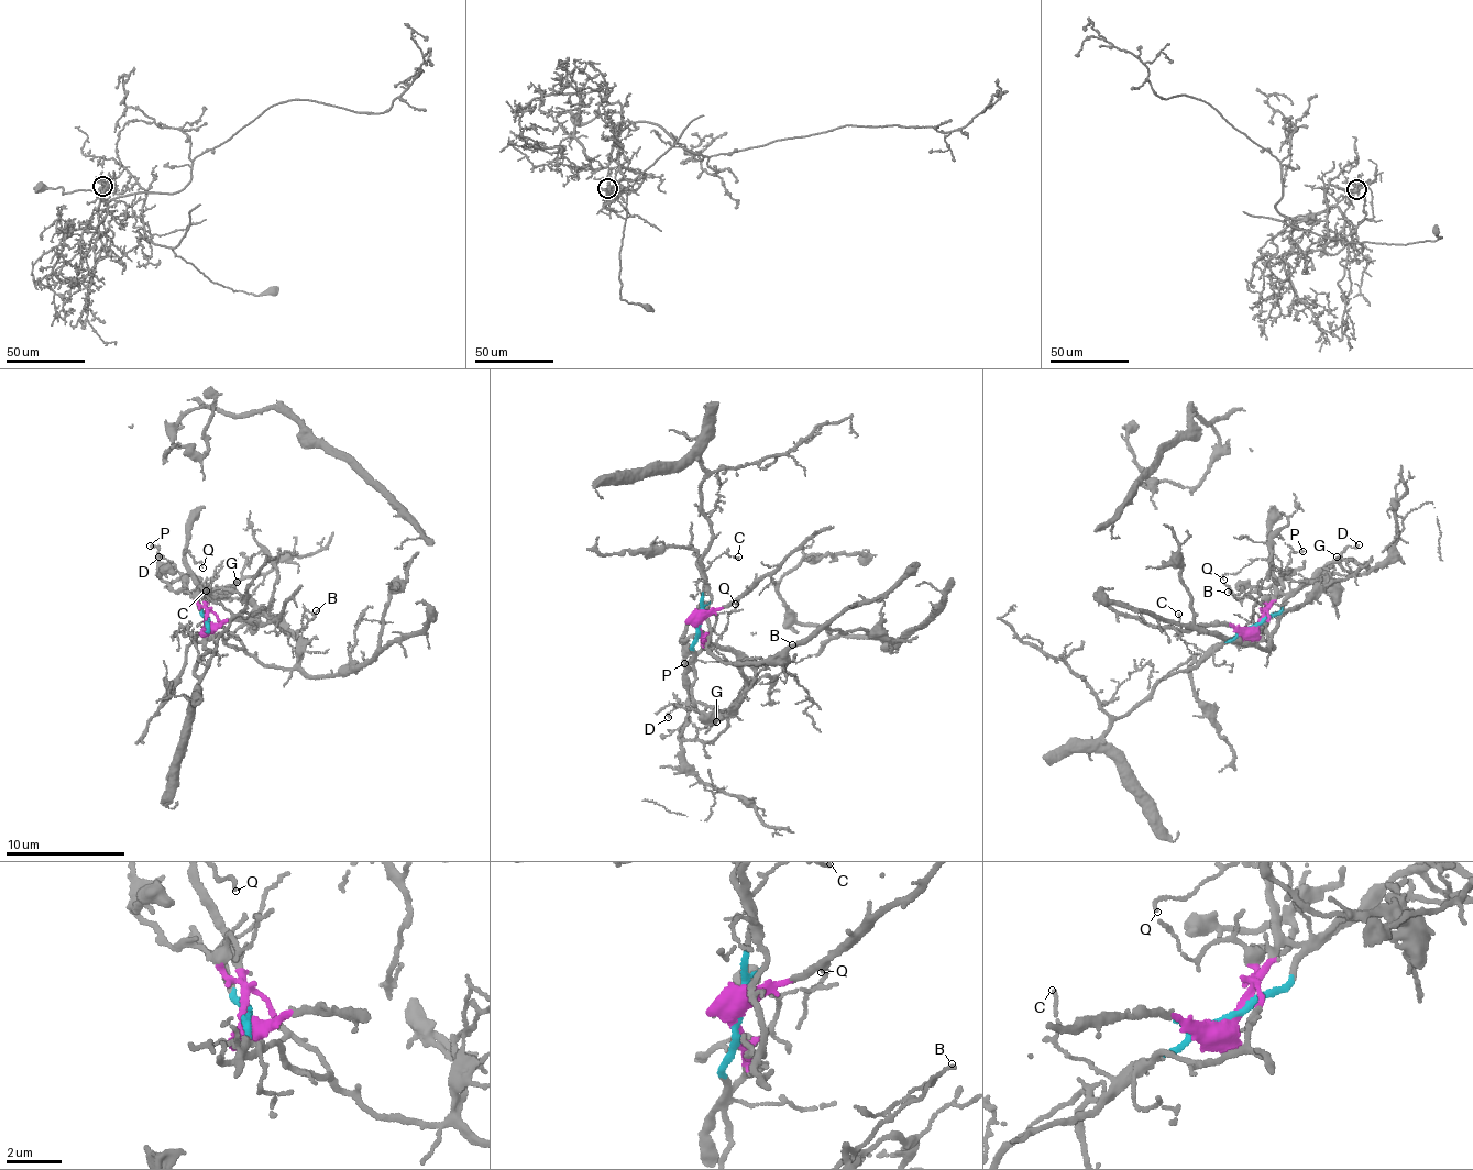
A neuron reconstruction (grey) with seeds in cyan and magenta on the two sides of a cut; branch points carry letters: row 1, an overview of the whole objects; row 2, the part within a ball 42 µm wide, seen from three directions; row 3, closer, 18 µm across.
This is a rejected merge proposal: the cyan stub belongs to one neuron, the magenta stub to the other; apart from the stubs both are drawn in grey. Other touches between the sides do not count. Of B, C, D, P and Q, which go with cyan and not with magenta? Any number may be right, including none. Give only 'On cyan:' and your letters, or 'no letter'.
On cyan: C, D

